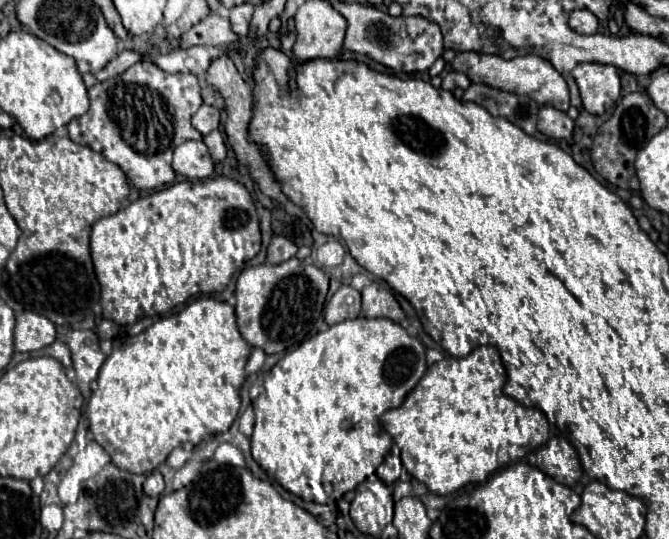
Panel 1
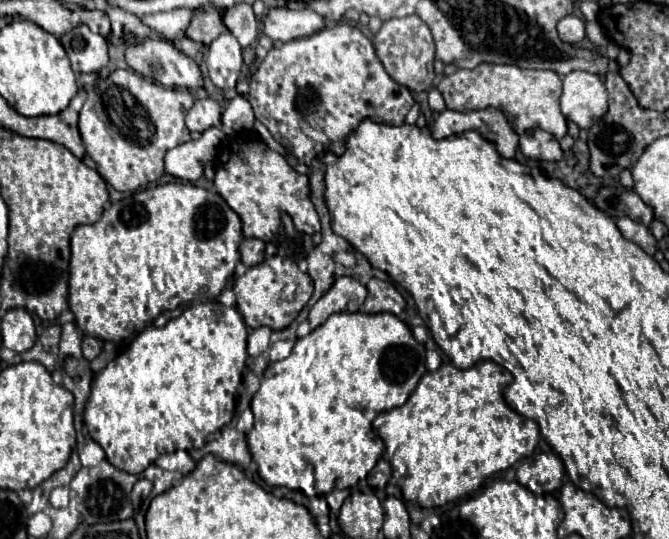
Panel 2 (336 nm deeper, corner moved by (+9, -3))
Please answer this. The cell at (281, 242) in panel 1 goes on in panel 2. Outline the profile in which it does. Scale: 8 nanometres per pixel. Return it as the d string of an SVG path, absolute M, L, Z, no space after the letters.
M244 238L240 244L240 254L246 266L256 266L264 260L264 242L258 238Z

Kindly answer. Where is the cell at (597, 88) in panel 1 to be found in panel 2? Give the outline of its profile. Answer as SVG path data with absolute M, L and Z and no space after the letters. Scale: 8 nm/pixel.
M574 70L564 78L564 92L560 98L562 114L580 128L590 128L606 114L608 92L604 82L590 72Z

